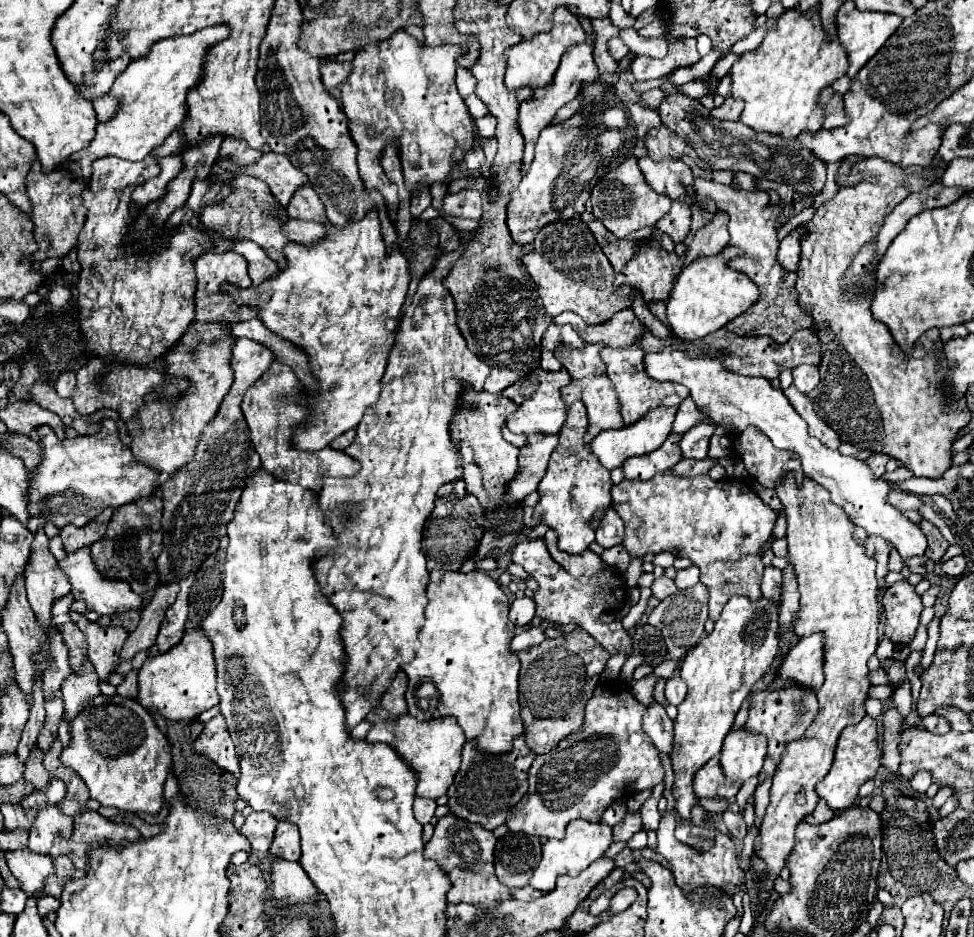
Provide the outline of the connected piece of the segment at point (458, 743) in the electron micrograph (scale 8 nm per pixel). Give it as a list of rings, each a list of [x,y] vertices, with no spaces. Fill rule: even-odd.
[[[410,714],[400,718],[400,722],[396,724],[394,722],[374,724],[366,740],[370,744],[384,742],[392,746],[400,754],[400,758],[404,758],[404,762],[408,762],[408,766],[412,766],[412,770],[416,772],[416,796],[432,798],[432,800],[444,796],[450,784],[454,782],[454,776],[460,768],[460,752],[466,742],[464,732],[460,730],[454,718],[446,716],[440,720],[432,720],[432,722],[420,722]]]

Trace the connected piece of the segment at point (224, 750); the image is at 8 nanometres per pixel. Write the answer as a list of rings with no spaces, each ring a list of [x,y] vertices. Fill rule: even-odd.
[[[218,714],[206,724],[204,734],[196,740],[196,752],[212,758],[220,768],[228,770],[230,774],[236,774],[236,778],[240,776],[234,744],[226,730],[226,720],[222,714]]]

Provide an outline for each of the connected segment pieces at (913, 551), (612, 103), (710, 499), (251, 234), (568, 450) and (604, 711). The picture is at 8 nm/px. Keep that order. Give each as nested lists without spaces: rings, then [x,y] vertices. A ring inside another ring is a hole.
[[[662,350],[660,354],[646,354],[644,358],[646,374],[654,380],[666,380],[682,384],[690,390],[696,406],[712,418],[714,424],[722,426],[730,434],[740,434],[748,426],[764,432],[778,450],[790,450],[800,456],[804,474],[818,482],[830,492],[834,504],[842,506],[854,524],[862,526],[868,536],[878,536],[892,544],[900,556],[912,558],[926,552],[926,538],[914,522],[902,516],[900,510],[886,502],[892,486],[884,480],[876,480],[866,462],[852,456],[842,456],[838,450],[826,448],[816,438],[808,436],[806,422],[796,414],[782,390],[774,390],[766,378],[738,376],[720,364],[720,358],[684,358],[678,350]]]
[[[626,74],[626,86],[616,84],[616,90],[600,80],[584,84],[582,110],[566,122],[542,130],[534,162],[508,204],[508,228],[516,244],[532,244],[536,234],[556,220],[580,220],[584,202],[608,168],[618,166],[628,156],[648,156],[644,138],[650,128],[660,126],[660,116],[642,108],[640,94],[632,90],[634,82],[632,74]]]
[[[666,470],[646,482],[622,480],[612,486],[612,508],[624,522],[622,546],[632,558],[672,552],[700,568],[700,580],[710,590],[712,622],[718,620],[732,596],[762,598],[760,582],[764,564],[760,552],[772,536],[776,514],[742,482],[734,478],[712,480],[710,476],[682,478]]]
[[[236,174],[232,184],[234,184],[234,192],[226,200],[222,200],[216,206],[202,208],[200,222],[208,230],[218,232],[222,238],[252,240],[252,242],[260,244],[268,252],[268,256],[278,262],[280,268],[286,268],[286,258],[284,258],[284,254],[280,254],[284,250],[284,246],[290,244],[290,240],[282,232],[282,222],[288,220],[286,208],[278,204],[278,200],[272,196],[268,186],[264,186],[264,182],[258,178]]]
[[[574,402],[568,408],[568,420],[564,422],[560,430],[560,442],[556,450],[552,452],[548,472],[542,478],[538,486],[540,502],[536,506],[536,516],[542,518],[552,530],[560,534],[558,546],[564,552],[570,554],[582,554],[588,550],[588,546],[594,542],[594,520],[598,526],[598,520],[602,512],[610,506],[610,472],[600,466],[598,458],[584,446],[584,434],[586,434],[586,406],[582,402]]]
[[[616,680],[616,682],[600,682],[600,686],[596,688],[596,694],[594,694],[594,696],[588,700],[588,704],[586,704],[586,720],[584,720],[582,728],[576,730],[576,732],[570,736],[570,738],[572,738],[572,746],[568,746],[568,748],[556,746],[556,750],[552,750],[552,754],[542,754],[542,756],[536,756],[536,758],[534,758],[534,762],[532,762],[532,766],[530,766],[530,770],[528,770],[528,792],[526,792],[524,798],[510,810],[510,814],[508,814],[508,818],[506,818],[506,826],[510,828],[510,832],[522,832],[522,834],[538,836],[538,838],[544,836],[544,838],[556,838],[556,840],[560,840],[560,838],[564,838],[564,830],[566,830],[566,826],[568,826],[570,820],[582,818],[582,820],[588,820],[588,822],[600,822],[602,812],[604,812],[614,800],[626,798],[626,796],[634,794],[634,792],[640,792],[640,790],[650,790],[650,788],[654,788],[656,784],[660,784],[662,778],[664,778],[664,768],[662,768],[662,764],[660,764],[660,756],[658,756],[660,752],[654,748],[654,744],[652,744],[652,740],[648,738],[648,734],[642,730],[642,716],[644,716],[644,712],[646,712],[646,706],[640,704],[640,702],[632,696],[630,686],[628,686],[626,682],[622,682],[622,680]]]

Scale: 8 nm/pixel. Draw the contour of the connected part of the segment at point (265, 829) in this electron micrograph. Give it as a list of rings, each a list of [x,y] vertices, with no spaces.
[[[252,812],[242,828],[242,834],[250,840],[252,850],[256,854],[268,854],[268,848],[274,840],[274,832],[276,832],[276,824],[278,820],[268,814],[268,812]]]

